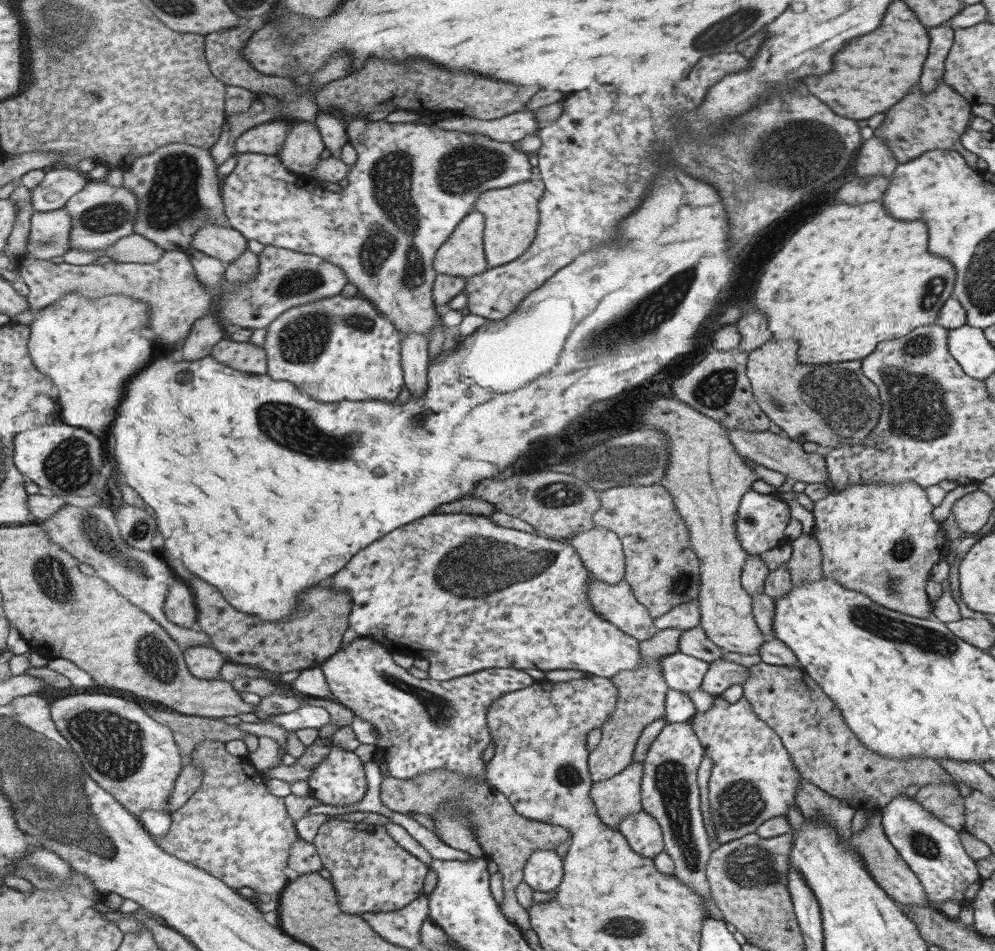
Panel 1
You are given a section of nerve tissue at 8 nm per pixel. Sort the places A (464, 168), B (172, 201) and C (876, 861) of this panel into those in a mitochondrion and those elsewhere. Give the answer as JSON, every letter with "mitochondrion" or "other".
{"A":"mitochondrion","B":"mitochondrion","C":"other"}

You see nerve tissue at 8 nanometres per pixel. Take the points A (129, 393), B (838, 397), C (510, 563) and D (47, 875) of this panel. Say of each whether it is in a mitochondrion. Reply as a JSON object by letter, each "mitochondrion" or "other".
{"A":"other","B":"mitochondrion","C":"mitochondrion","D":"mitochondrion"}

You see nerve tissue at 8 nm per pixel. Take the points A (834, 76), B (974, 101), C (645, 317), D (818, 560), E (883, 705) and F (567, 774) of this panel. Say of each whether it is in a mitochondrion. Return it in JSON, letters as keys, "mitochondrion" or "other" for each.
{"A":"other","B":"other","C":"mitochondrion","D":"other","E":"other","F":"mitochondrion"}

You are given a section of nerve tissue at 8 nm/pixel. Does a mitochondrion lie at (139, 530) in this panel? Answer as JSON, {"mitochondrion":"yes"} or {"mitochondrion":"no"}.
{"mitochondrion":"yes"}

